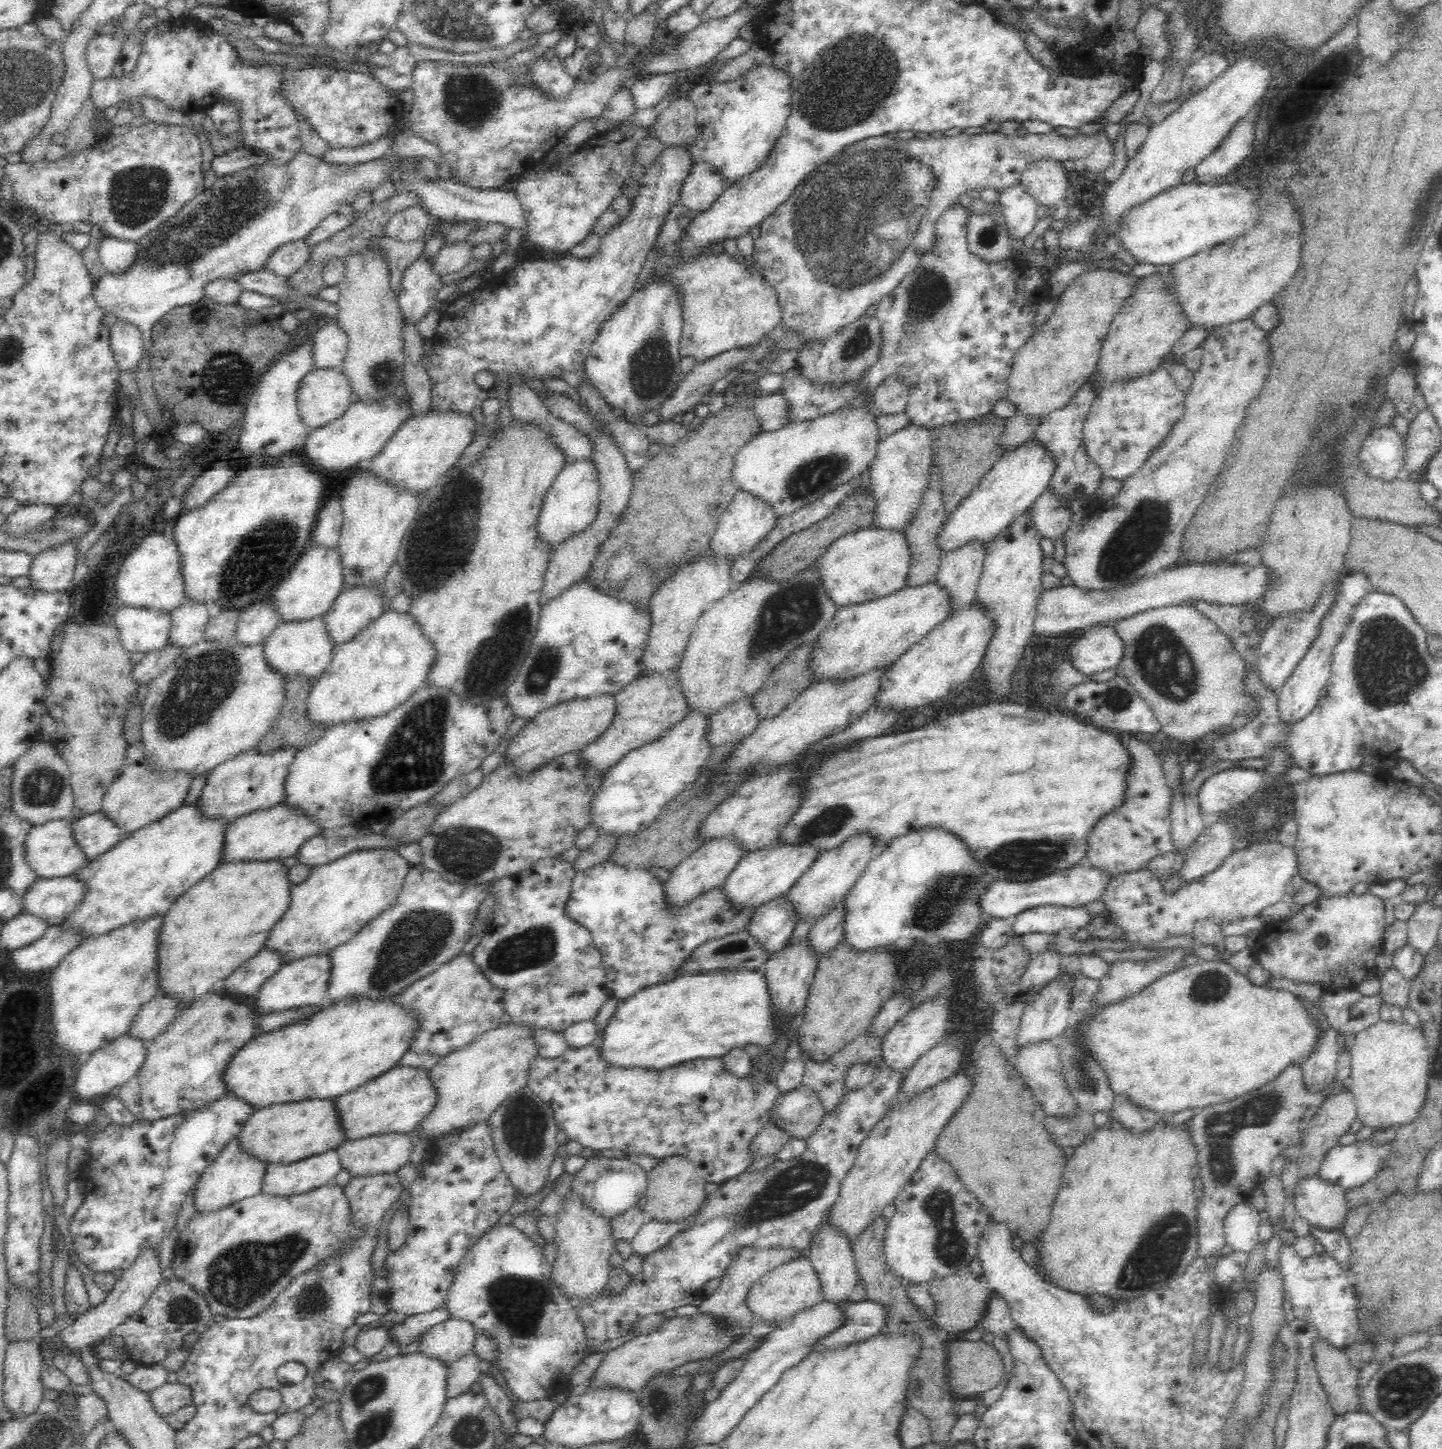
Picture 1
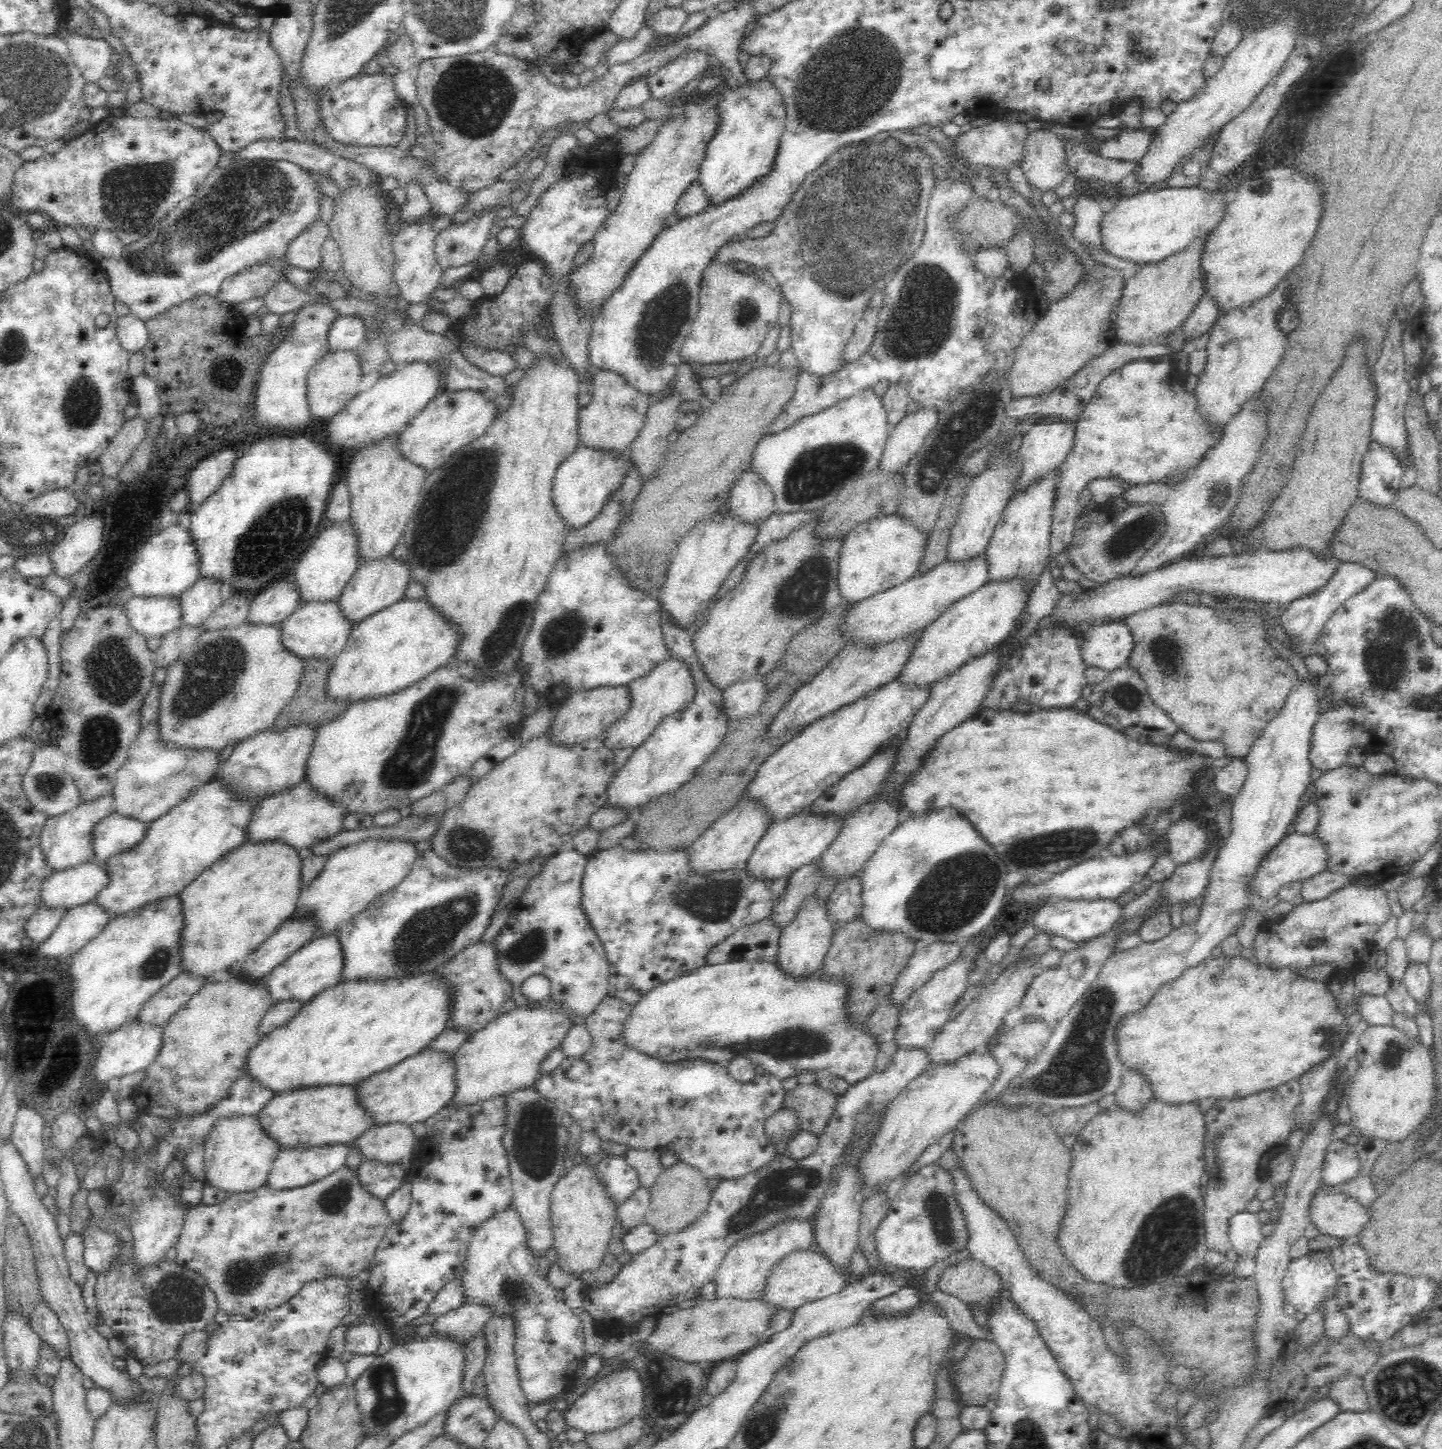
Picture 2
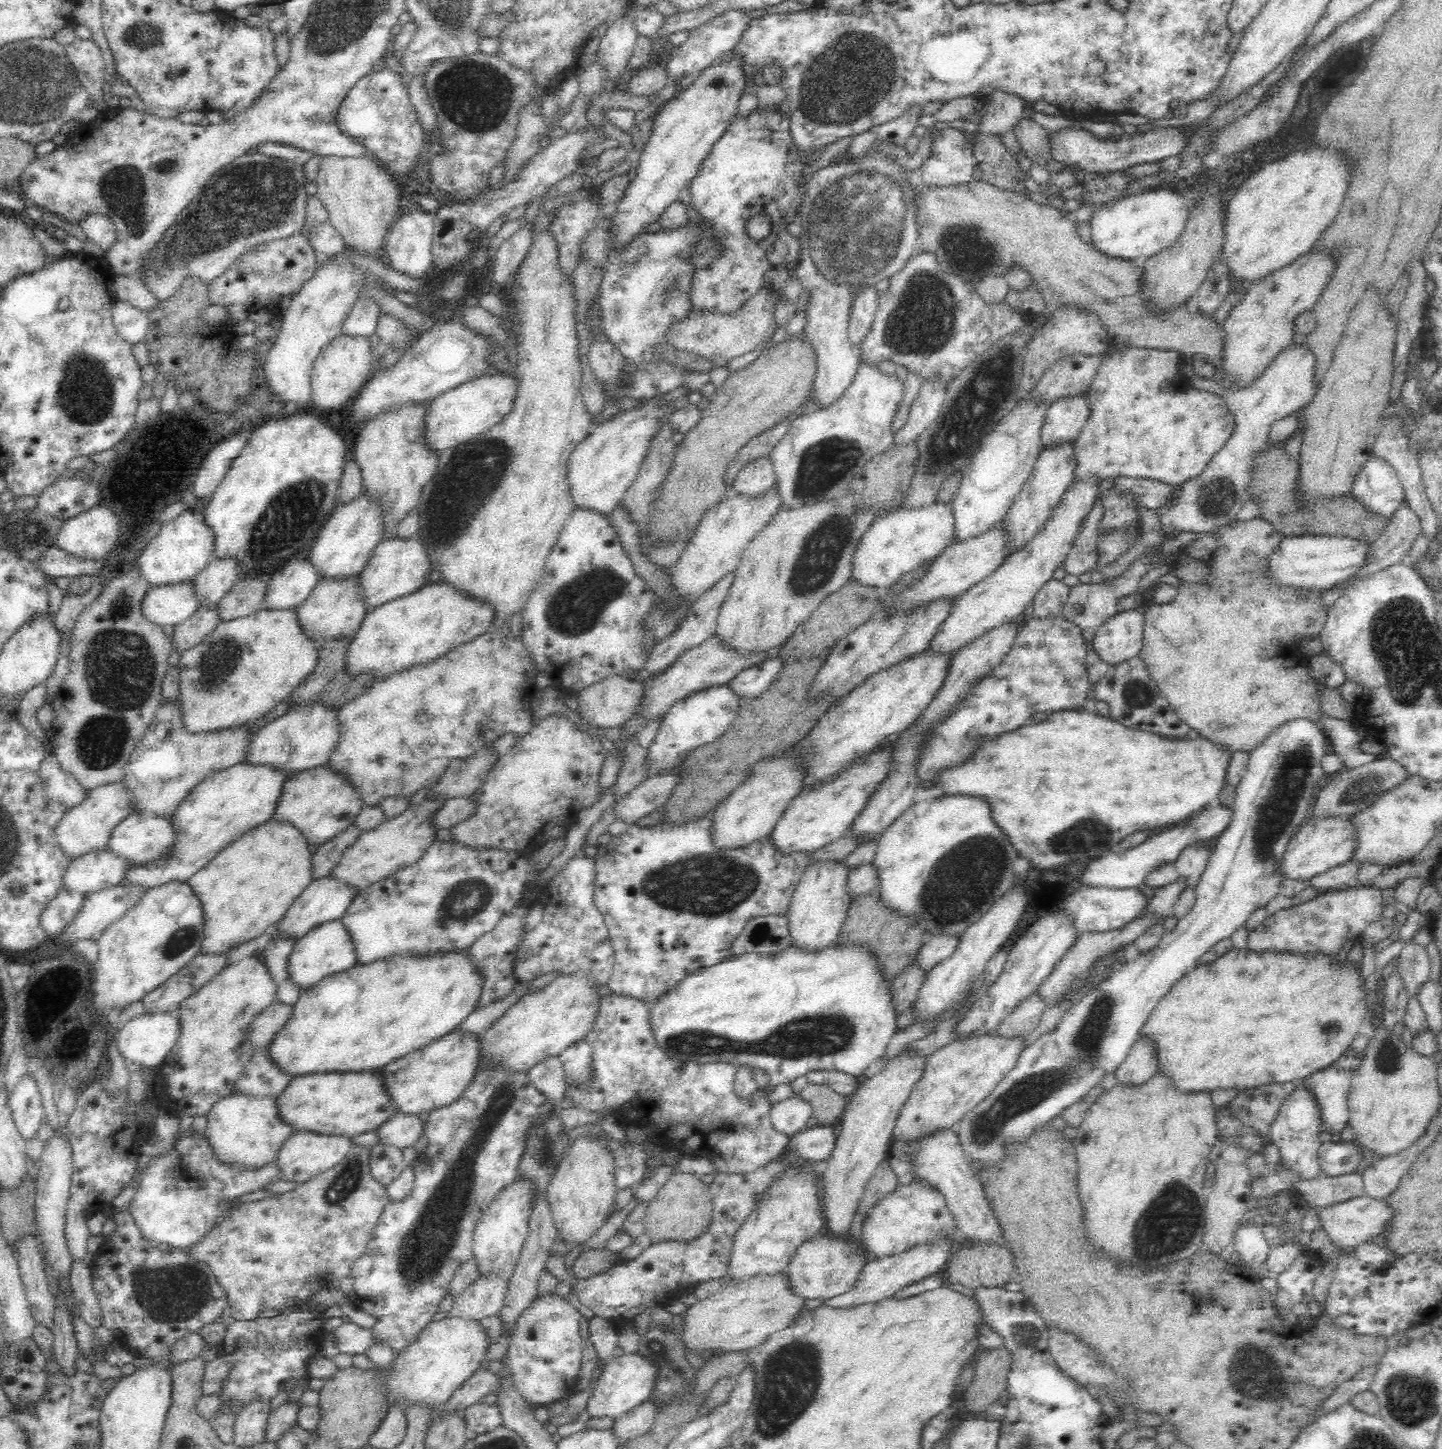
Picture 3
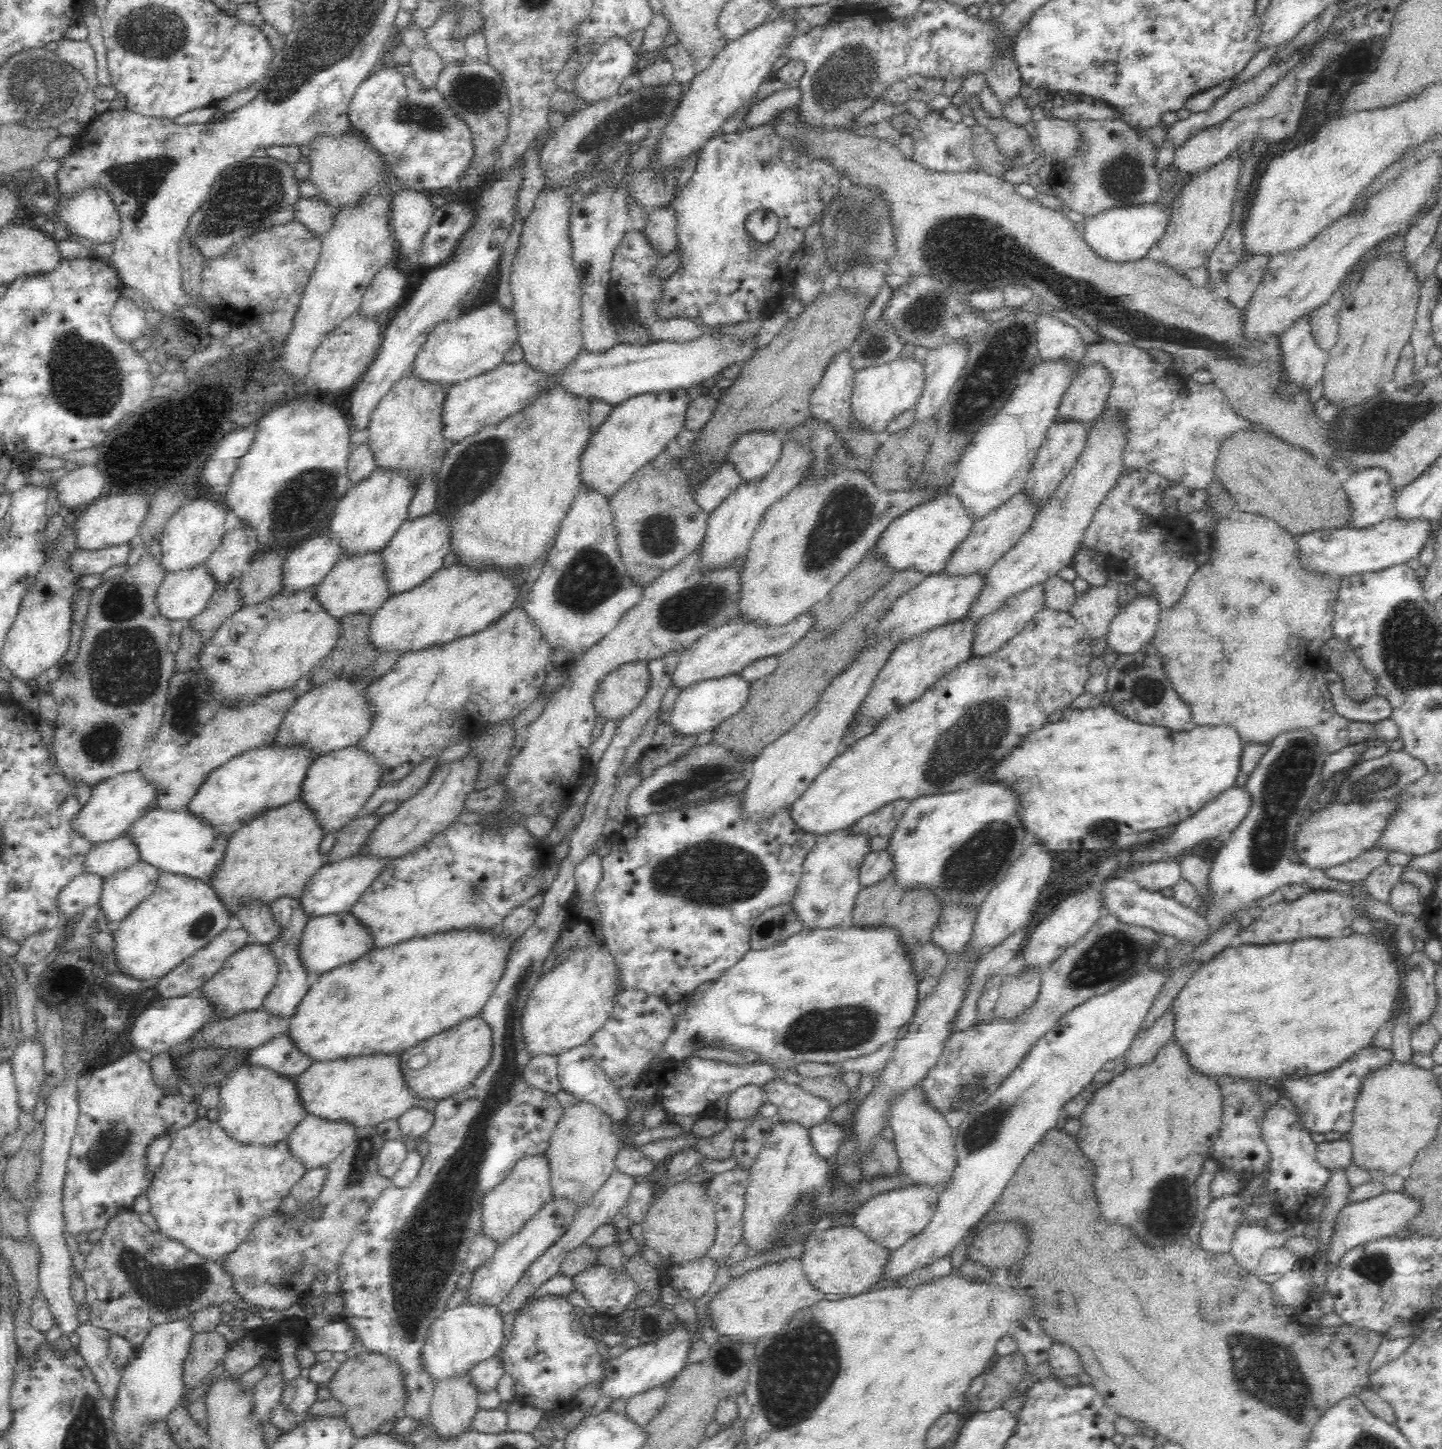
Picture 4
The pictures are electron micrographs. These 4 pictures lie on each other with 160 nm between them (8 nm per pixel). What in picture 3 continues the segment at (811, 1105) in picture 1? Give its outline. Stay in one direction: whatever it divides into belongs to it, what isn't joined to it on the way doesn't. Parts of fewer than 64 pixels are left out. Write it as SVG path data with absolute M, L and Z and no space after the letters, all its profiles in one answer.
M808 1084L798 1093L802 1099L812 1103L814 1109L812 1116L818 1118L818 1125L833 1124L840 1119L847 1107L848 1098L828 1086Z

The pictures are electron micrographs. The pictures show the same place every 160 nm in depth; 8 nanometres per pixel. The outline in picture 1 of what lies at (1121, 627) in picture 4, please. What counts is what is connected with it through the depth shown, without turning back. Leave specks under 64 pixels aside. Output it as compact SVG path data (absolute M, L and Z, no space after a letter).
M1112 624L1092 626L1070 644L1068 655L1084 674L1116 669L1124 656L1124 639Z

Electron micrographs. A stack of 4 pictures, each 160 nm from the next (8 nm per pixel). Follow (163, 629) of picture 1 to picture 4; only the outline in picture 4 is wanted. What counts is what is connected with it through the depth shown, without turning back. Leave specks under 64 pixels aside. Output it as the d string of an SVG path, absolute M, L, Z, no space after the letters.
M205 562L192 568L168 571L158 588L158 592L156 592L156 605L161 610L161 614L170 620L185 620L188 622L205 610L214 591L217 589L217 585L218 581L214 577L214 573L208 569Z

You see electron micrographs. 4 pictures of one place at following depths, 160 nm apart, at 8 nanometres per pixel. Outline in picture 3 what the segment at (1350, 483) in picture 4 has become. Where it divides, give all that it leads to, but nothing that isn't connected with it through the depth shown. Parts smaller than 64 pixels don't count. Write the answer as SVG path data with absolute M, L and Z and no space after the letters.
M1380 458L1368 460L1352 481L1351 497L1366 510L1389 519L1404 497L1397 471Z

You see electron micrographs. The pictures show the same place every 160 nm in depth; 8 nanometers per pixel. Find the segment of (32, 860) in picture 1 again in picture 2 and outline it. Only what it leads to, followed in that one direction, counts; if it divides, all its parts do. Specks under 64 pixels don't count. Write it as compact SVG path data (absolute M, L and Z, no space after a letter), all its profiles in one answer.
M110 791L91 801L82 800L76 808L50 817L43 828L41 840L44 855L55 871L78 866L77 864L92 858L95 853L93 844L95 828L115 813L117 802L114 801L114 795Z

